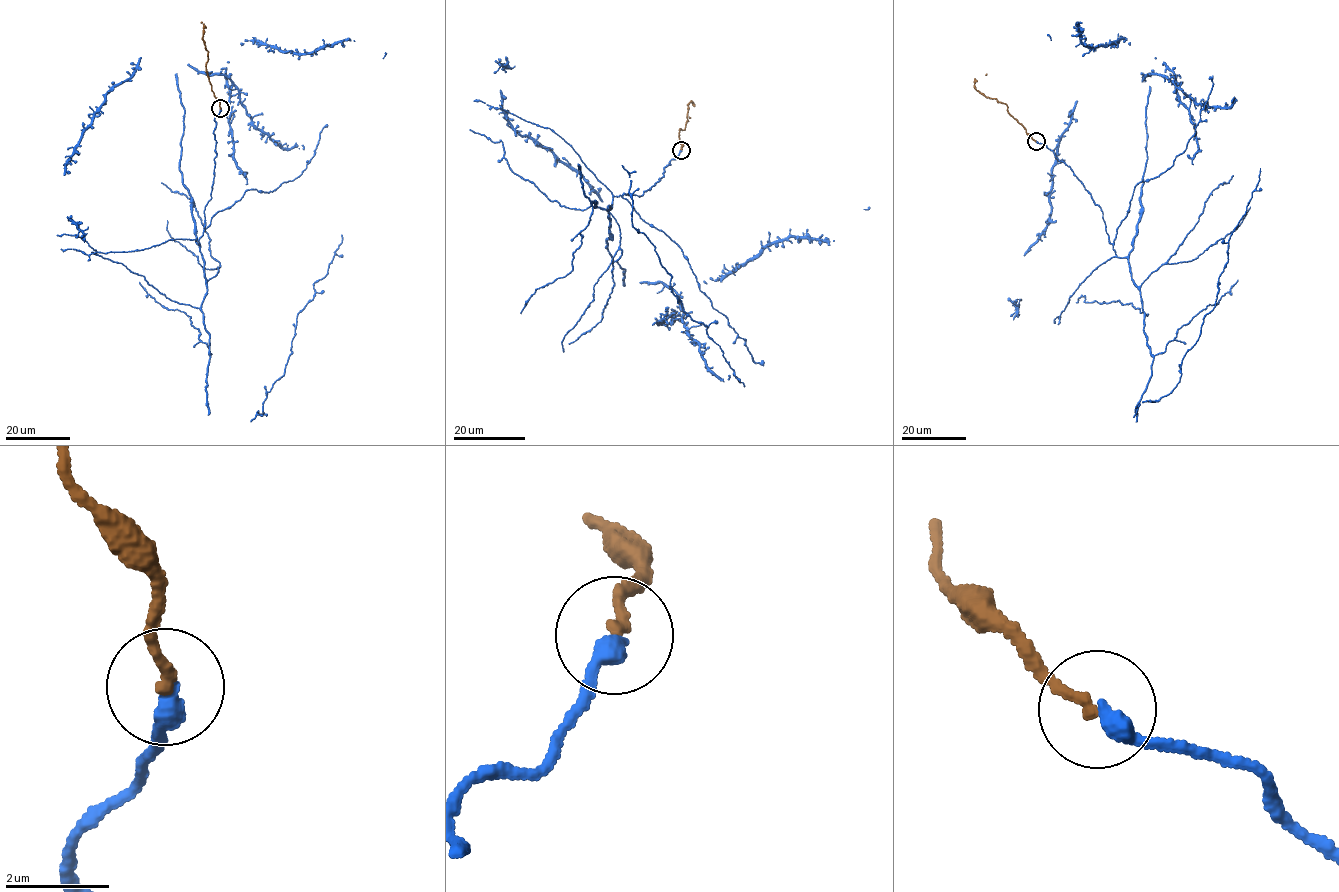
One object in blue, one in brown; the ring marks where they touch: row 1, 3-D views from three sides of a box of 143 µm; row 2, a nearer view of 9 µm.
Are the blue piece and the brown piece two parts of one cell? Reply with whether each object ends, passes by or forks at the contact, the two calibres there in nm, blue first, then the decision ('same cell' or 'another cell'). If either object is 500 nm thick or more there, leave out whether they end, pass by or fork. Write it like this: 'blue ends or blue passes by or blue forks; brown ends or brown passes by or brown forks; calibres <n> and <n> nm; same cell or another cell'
blue ends; brown ends; calibres 380 and 200 nm; same cell

